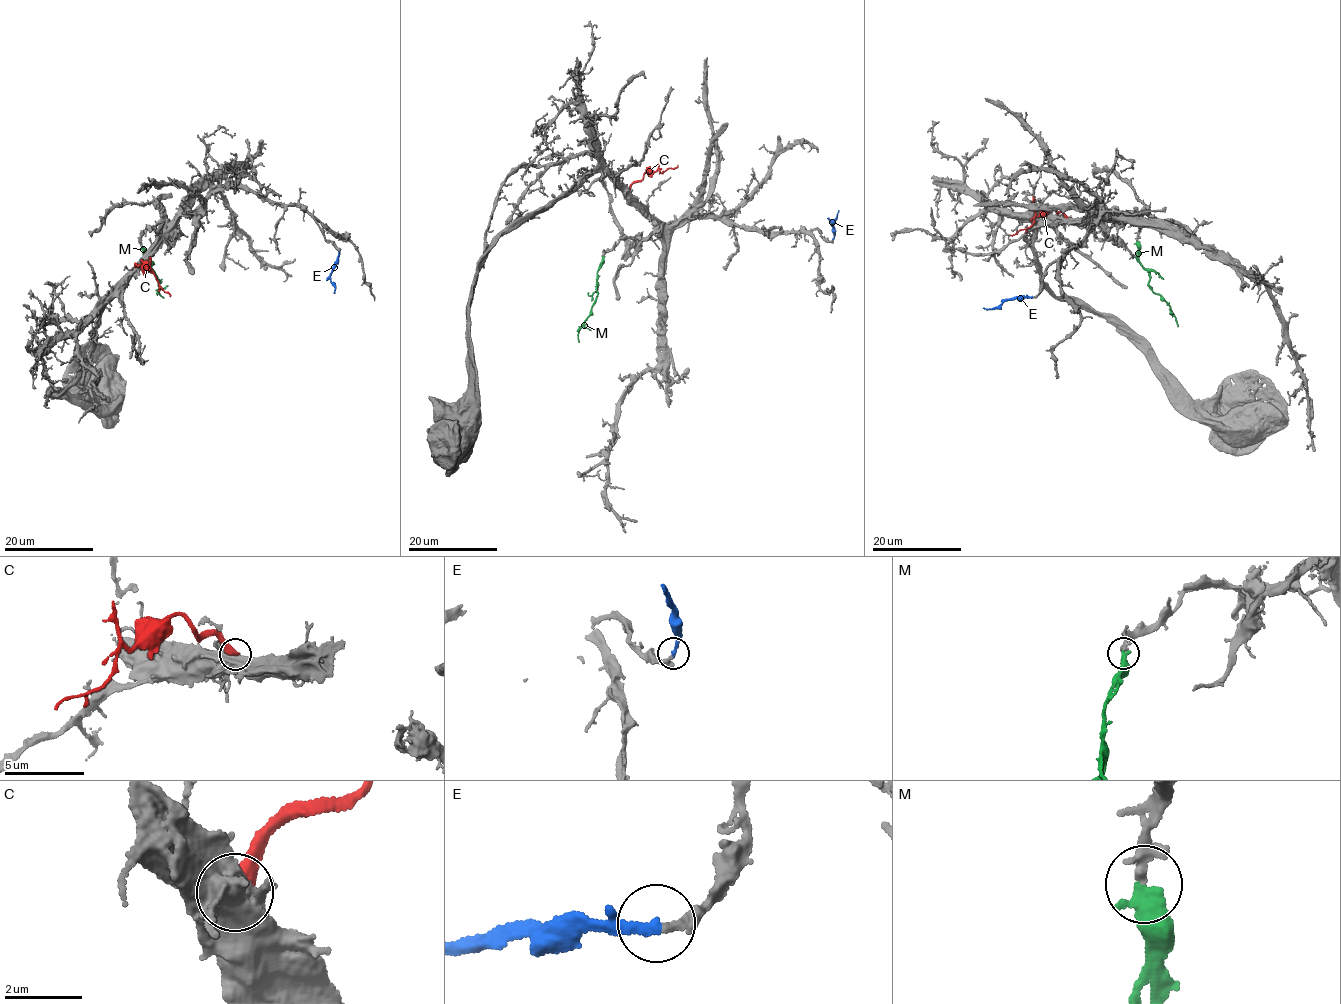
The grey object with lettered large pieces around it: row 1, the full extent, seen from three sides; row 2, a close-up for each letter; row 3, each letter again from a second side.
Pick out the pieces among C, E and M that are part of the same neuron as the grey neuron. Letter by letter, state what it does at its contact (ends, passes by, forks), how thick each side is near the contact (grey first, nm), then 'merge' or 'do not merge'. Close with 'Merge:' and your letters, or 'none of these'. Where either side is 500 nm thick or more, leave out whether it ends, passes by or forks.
C: calibres 850 and 460 nm; do not merge
E: it ends; calibres 280 and 240 nm; merge
M: it ends; calibres 220 and 440 nm; merge
Merge: E, M

